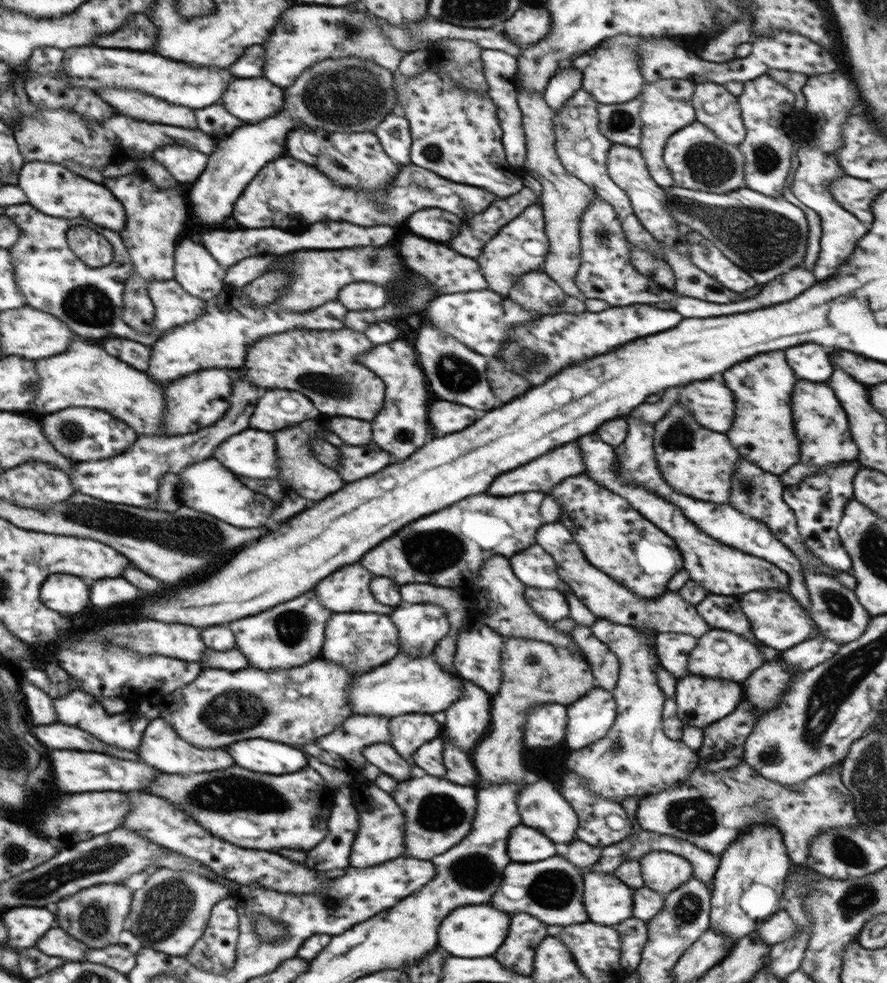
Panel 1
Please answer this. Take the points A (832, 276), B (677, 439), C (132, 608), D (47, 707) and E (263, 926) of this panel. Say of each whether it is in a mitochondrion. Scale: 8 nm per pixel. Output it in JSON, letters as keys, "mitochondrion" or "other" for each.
{"A":"other","B":"mitochondrion","C":"other","D":"other","E":"mitochondrion"}

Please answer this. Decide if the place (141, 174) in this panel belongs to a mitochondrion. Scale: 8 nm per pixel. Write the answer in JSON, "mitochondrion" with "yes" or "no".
{"mitochondrion":"no"}

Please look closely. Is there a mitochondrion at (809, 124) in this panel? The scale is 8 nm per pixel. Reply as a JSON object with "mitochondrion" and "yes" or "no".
{"mitochondrion":"no"}

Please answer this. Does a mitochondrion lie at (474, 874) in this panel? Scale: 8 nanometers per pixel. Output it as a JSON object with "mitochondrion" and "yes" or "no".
{"mitochondrion":"yes"}

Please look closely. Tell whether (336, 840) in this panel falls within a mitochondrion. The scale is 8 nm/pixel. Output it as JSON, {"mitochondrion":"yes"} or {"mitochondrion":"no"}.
{"mitochondrion":"no"}

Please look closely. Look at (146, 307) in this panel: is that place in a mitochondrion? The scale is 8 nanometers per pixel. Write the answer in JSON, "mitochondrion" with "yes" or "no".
{"mitochondrion":"no"}

